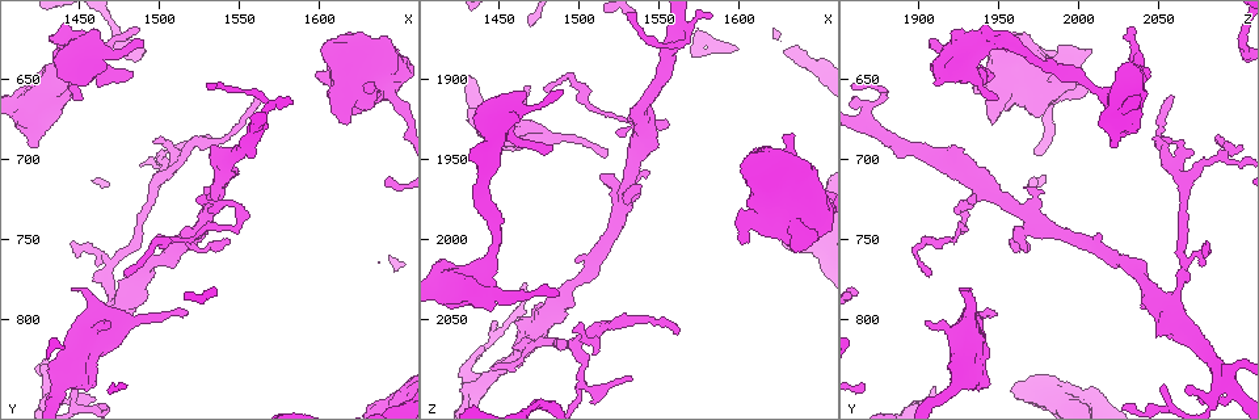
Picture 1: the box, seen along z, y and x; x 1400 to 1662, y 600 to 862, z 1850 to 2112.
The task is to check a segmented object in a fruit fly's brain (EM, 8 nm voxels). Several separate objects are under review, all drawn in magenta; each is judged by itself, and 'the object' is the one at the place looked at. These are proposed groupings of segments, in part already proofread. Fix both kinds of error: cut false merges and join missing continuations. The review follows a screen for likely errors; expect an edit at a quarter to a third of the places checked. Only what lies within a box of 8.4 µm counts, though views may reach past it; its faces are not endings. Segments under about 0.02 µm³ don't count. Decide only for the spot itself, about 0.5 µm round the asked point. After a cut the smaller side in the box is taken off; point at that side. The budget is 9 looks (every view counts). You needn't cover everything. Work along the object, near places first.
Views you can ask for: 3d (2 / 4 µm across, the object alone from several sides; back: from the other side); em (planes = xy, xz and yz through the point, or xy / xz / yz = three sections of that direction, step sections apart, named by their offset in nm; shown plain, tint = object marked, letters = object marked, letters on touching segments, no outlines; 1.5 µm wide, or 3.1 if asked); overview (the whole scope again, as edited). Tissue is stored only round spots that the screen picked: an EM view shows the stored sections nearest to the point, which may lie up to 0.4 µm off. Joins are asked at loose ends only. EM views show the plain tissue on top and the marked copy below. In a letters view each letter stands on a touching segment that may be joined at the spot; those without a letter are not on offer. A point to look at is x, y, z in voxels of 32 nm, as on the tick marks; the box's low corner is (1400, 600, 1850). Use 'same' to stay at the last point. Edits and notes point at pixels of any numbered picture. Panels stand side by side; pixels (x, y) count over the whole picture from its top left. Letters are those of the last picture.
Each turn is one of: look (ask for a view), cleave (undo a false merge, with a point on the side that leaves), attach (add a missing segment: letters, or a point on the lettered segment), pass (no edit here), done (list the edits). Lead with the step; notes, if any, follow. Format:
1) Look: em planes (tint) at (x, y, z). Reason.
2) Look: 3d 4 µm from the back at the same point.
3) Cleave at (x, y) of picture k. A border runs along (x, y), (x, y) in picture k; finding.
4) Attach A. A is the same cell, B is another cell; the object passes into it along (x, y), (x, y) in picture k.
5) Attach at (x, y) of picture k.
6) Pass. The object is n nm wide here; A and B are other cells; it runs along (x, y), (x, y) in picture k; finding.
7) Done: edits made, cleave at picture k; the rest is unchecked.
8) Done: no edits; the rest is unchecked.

Look: em planes (letters) at (1484, 648, 1942). Free end.

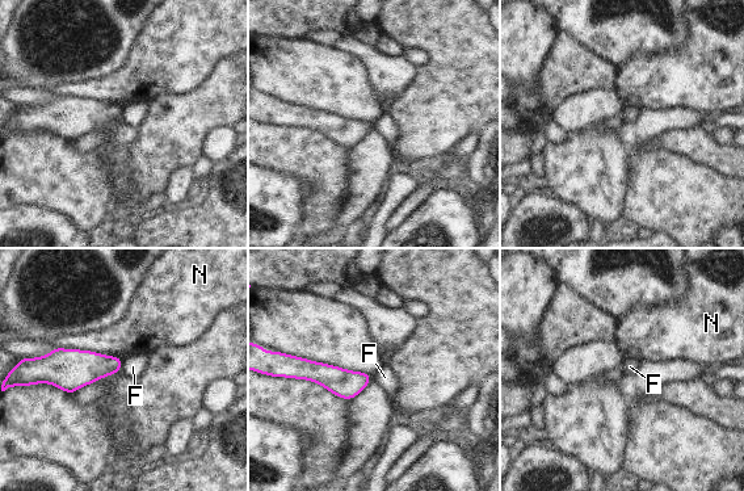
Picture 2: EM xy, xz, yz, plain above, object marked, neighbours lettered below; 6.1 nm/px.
Pass. The object is 140 nm wide here; F and N are other cells; none of them fits.

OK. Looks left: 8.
Look: em planes (letters) at (1486, 620, 2032). Free end.

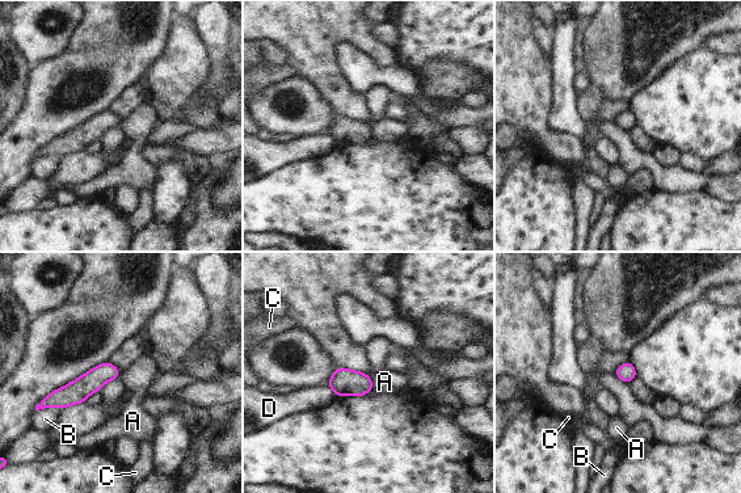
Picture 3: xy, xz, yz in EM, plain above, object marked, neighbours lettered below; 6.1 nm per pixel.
Pass. The longest contact is with B, 150 nm; A, B, C and D are other cells; it runs along (116, 373), (43, 404) in picture 3; no lettered segment goes on from it.

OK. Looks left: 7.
Look: 3d 2 µm from the back at (1500, 686, 2052). Free end.

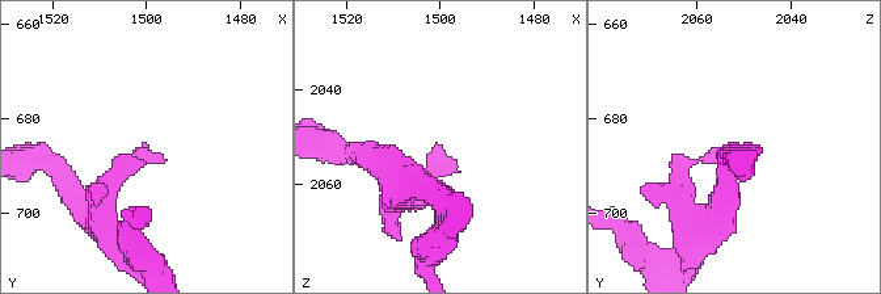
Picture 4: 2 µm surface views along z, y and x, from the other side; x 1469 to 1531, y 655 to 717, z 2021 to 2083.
Look: em planes (letters) at (1500, 687, 2052).

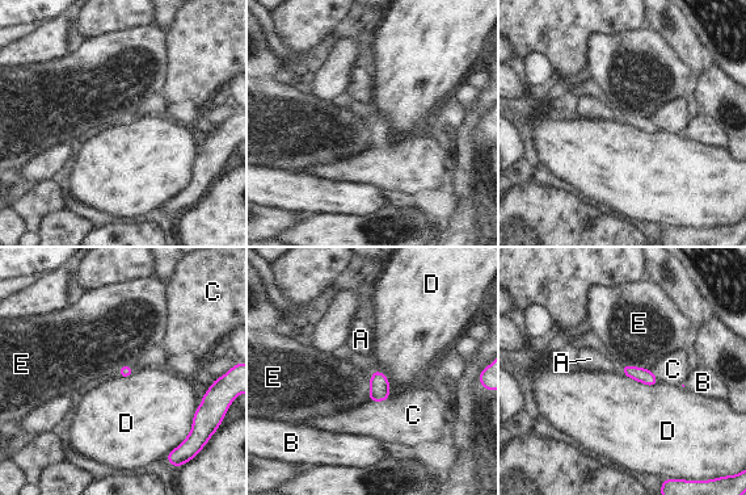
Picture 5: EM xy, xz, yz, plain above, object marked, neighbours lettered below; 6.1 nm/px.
Pass. A, B, C, D and E are other cells; no lettered segment goes on from it.

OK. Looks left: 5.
Look: em yz step 4 (letters) at (1446, 782, 1926). An open end.

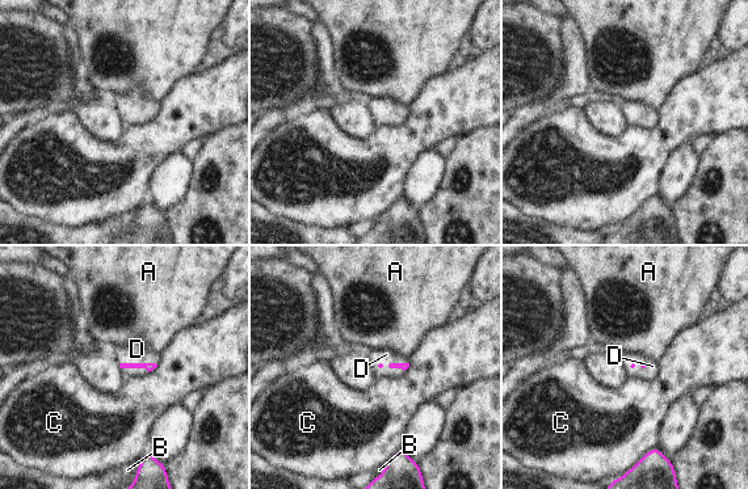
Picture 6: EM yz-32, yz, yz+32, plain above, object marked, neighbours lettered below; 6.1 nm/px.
Attach D. The longest contact is with D, 240 nm; D is the same cell, A, B and C are other cells; the object passes into it along (148, 366), (139, 363), (137, 349) in picture 6; it goes on there.

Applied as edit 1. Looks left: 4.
Done: edits made, attach at picture 6; the rest is unchecked.

